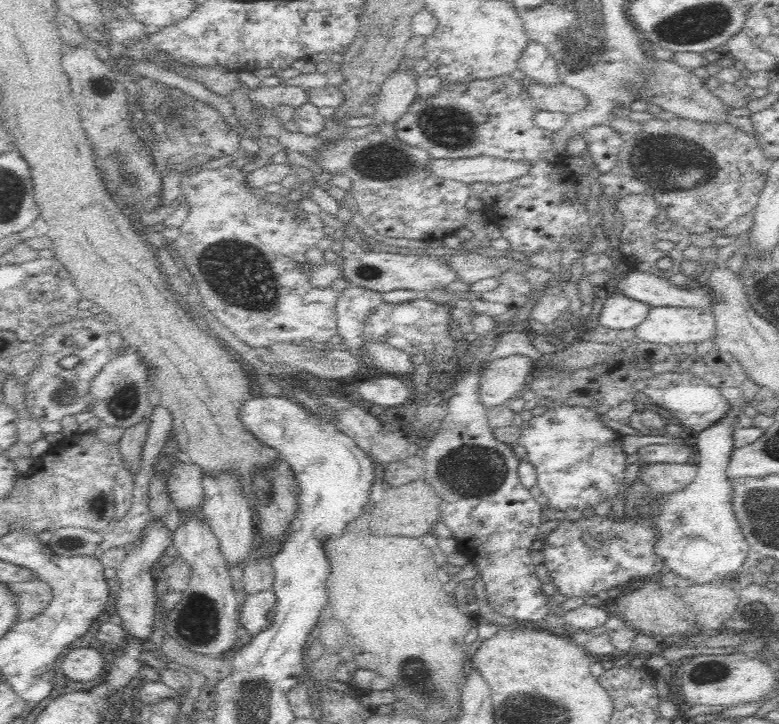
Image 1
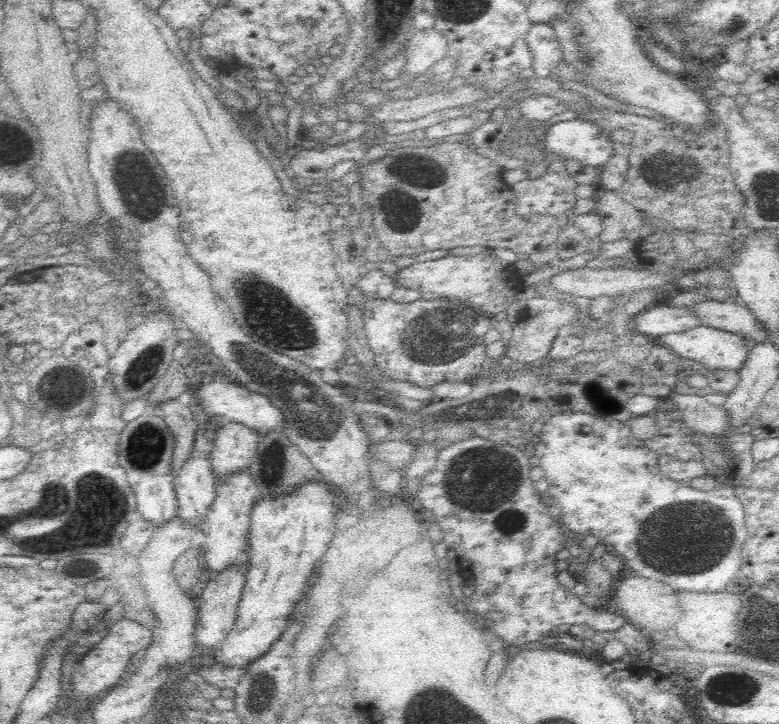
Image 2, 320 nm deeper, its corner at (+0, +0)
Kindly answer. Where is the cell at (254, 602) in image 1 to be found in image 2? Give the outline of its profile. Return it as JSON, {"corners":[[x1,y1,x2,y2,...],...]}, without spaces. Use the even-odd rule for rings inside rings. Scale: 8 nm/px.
{"corners":[[320,478,292,488,288,495,258,498,251,513,249,557,244,588,237,610,237,619,224,643,207,656,220,667,245,669,268,652,287,629,294,606,302,600,310,574,324,558,336,528,339,492]]}

